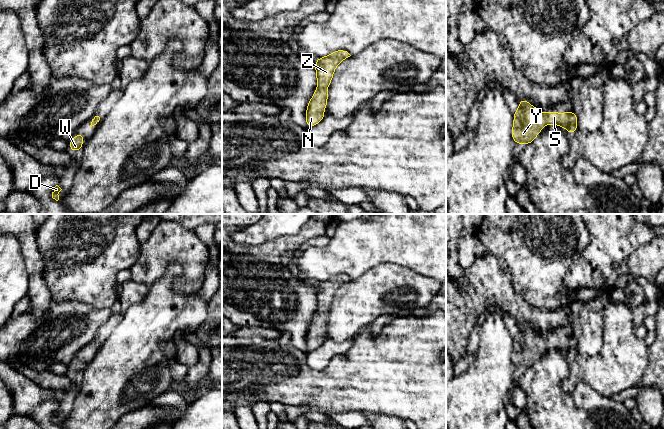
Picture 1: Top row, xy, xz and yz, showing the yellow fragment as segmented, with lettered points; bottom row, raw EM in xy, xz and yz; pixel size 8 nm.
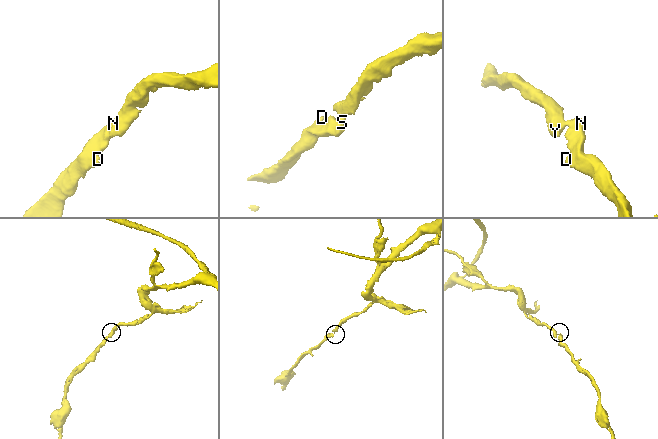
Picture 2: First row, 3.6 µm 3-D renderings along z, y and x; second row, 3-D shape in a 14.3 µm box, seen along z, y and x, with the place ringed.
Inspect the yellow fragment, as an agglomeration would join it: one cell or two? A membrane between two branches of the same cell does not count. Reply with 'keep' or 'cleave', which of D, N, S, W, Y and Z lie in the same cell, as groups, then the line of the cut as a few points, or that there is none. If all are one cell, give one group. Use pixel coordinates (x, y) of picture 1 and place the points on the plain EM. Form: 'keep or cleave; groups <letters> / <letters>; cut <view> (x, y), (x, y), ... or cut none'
keep; groups D N S W Y Z; cut none

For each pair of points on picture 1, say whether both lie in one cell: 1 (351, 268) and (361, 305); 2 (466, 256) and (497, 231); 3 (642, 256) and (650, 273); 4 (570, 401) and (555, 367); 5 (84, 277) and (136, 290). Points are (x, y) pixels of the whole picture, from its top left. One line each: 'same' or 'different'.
1: different
2: different
3: same
4: same
5: different

